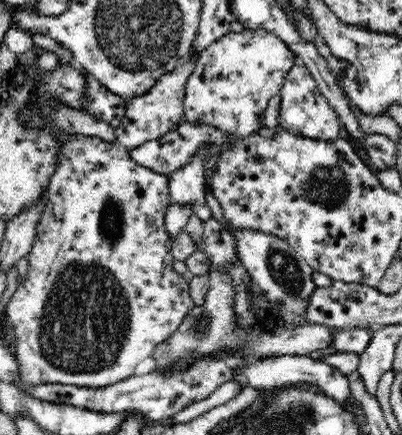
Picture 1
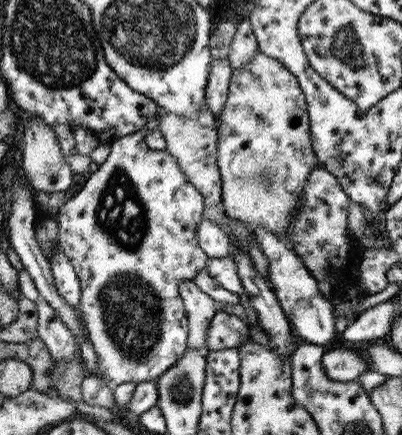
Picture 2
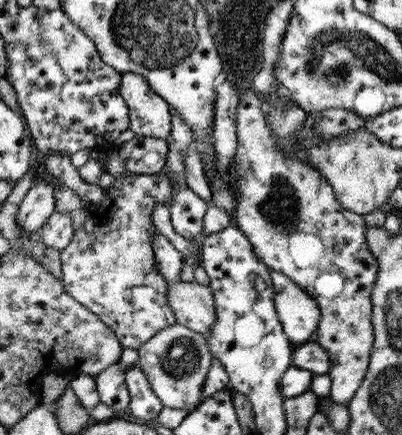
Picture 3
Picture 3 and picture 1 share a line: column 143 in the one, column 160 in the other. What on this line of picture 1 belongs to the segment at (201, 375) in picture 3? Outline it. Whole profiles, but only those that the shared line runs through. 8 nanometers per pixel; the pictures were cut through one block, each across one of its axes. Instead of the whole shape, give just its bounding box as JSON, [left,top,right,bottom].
[152,218,336,372]

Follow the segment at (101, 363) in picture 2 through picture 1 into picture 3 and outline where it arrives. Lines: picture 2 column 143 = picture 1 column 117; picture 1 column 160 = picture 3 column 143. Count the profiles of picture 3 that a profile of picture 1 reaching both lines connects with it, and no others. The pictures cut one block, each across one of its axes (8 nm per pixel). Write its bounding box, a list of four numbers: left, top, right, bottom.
[59,74,177,350]

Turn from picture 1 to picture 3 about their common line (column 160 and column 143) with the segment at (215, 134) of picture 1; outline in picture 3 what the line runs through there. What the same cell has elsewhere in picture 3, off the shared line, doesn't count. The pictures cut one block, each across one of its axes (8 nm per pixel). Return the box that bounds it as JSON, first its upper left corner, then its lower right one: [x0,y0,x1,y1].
[119,136,167,174]

